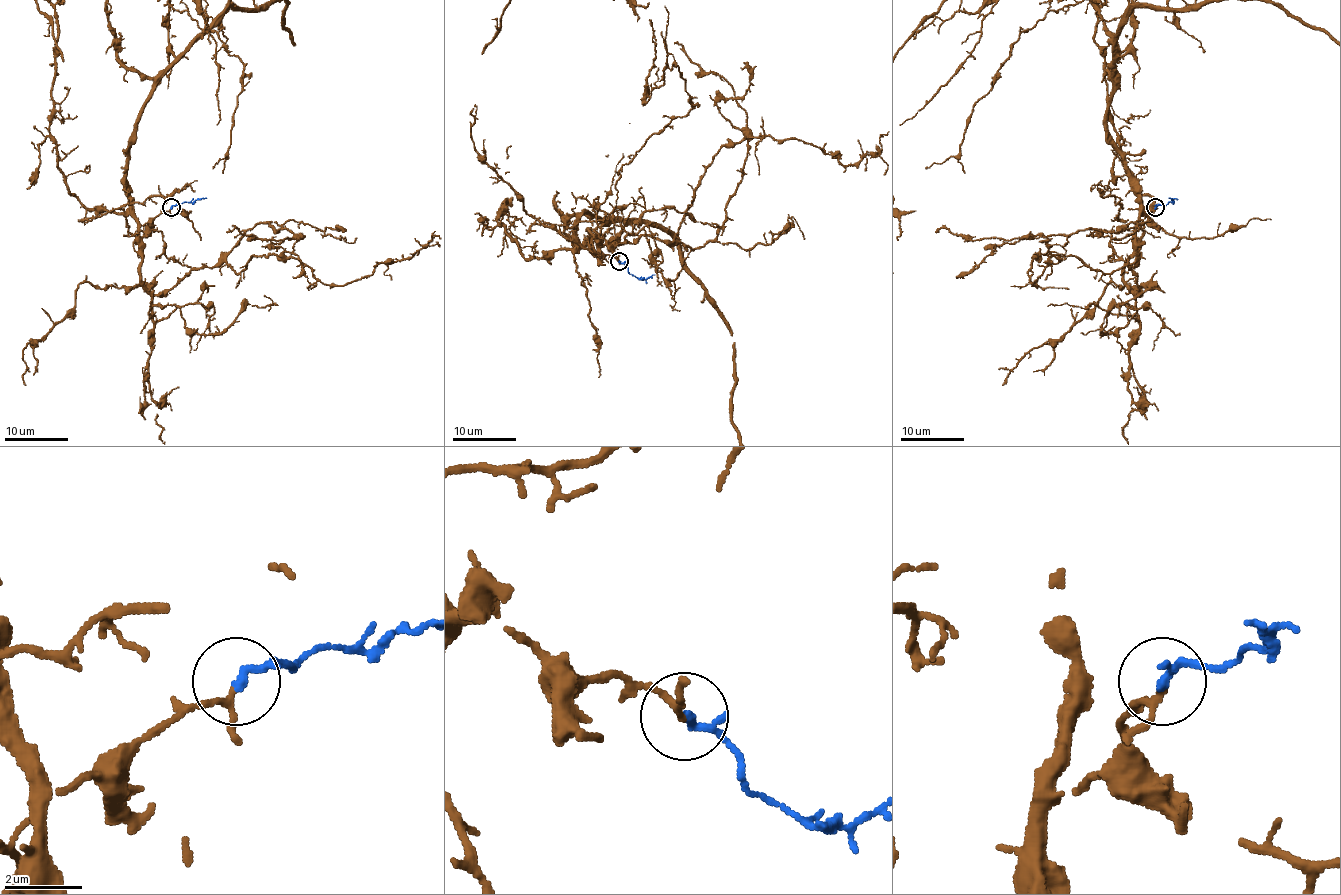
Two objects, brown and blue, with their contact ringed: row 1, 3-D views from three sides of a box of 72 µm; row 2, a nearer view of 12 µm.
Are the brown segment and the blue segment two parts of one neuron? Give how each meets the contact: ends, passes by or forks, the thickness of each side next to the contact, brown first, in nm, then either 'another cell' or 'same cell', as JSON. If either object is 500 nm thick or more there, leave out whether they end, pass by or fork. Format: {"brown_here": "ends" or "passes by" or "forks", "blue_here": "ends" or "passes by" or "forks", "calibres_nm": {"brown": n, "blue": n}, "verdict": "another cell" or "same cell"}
{"brown_here": "passes by", "blue_here": "ends", "calibres_nm": {"brown": 130, "blue": 200}, "verdict": "same cell"}

